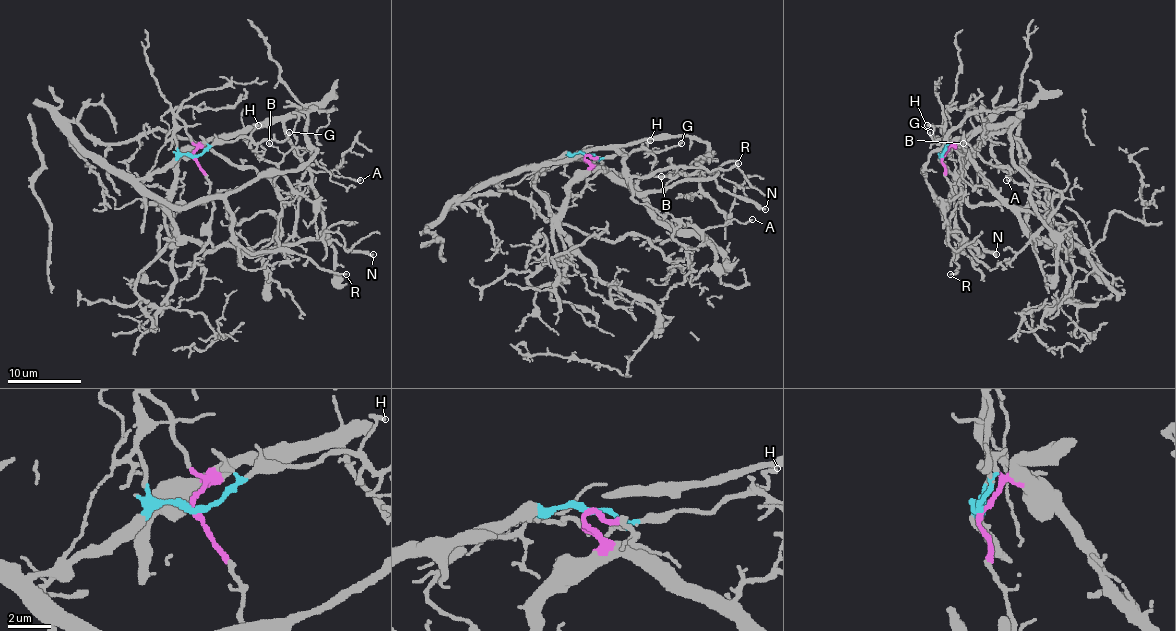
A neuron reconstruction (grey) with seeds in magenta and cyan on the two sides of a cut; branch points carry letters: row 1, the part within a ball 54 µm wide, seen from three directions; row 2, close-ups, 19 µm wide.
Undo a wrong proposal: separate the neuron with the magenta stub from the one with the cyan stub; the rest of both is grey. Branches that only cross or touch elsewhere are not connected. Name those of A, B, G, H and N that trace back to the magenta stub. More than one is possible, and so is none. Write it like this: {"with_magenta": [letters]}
{"with_magenta": ["A", "B"]}

